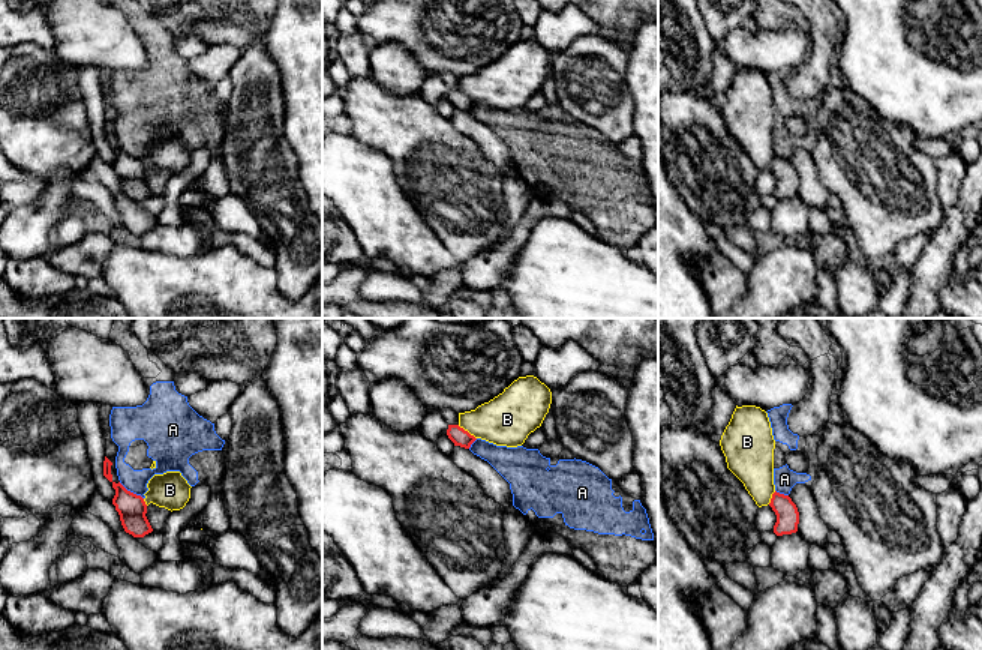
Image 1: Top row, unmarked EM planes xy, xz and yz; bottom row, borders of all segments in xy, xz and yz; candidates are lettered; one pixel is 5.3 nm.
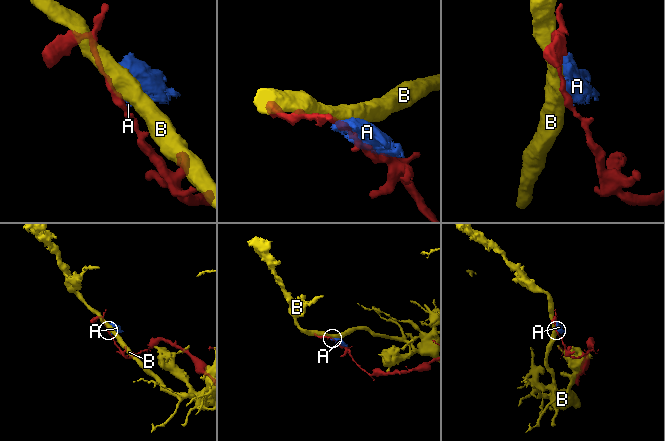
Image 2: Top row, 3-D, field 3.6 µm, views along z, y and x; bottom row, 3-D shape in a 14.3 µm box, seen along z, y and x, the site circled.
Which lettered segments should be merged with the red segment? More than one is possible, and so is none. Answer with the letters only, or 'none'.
none

